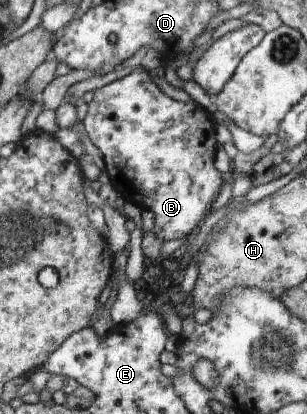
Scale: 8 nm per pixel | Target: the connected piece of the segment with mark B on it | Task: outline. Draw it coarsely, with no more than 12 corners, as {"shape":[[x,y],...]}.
{"shape":[[145,68],[95,90],[83,126],[164,241],[228,180],[217,128]]}

